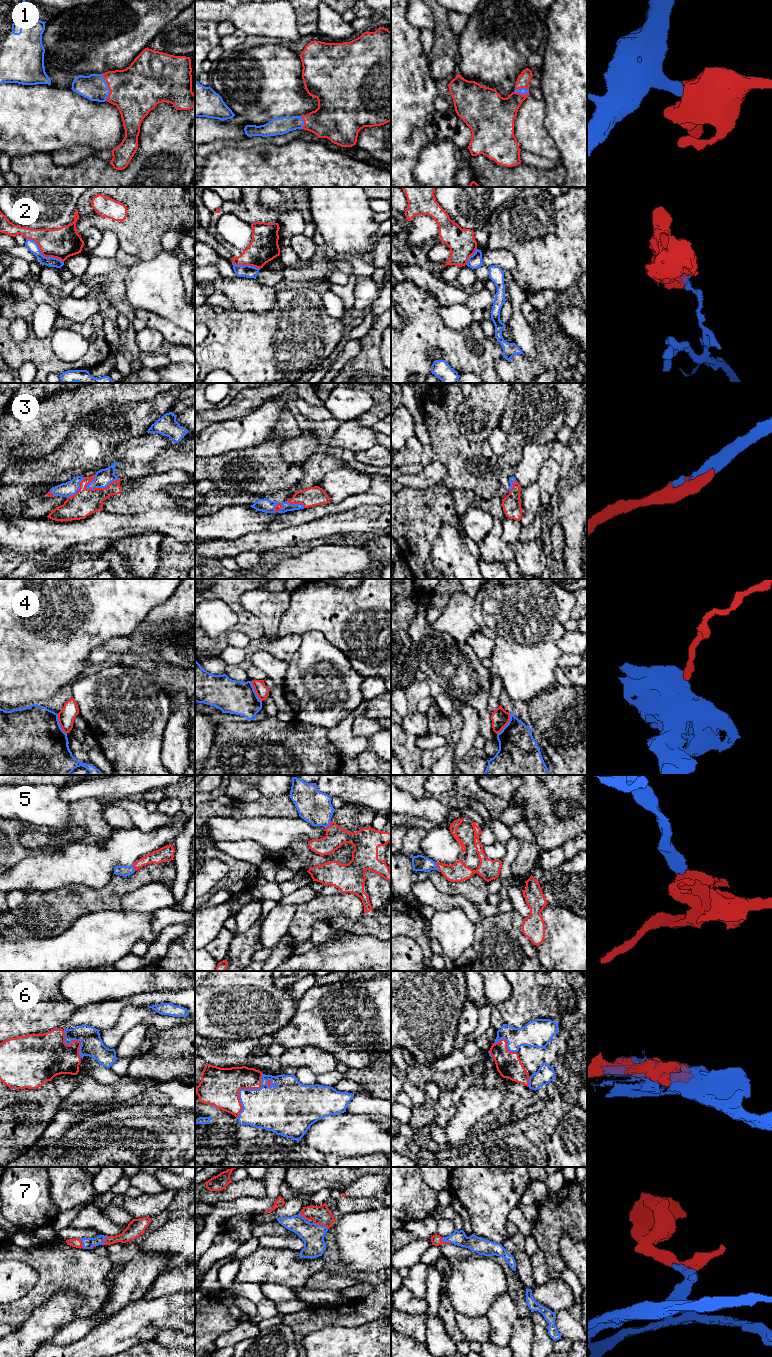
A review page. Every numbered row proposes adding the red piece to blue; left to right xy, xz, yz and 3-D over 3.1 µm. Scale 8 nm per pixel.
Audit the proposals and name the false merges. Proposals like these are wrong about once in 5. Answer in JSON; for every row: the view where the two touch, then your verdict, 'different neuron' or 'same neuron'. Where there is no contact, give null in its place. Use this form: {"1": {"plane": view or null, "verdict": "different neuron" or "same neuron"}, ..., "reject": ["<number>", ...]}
{"1": {"plane": "xy", "verdict": "same neuron"}, "2": {"plane": "xy", "verdict": "different neuron"}, "3": {"plane": "xy", "verdict": "same neuron"}, "4": {"plane": "yz", "verdict": "different neuron"}, "5": {"plane": "yz", "verdict": "same neuron"}, "6": {"plane": "xz", "verdict": "same neuron"}, "7": {"plane": "xz", "verdict": "same neuron"}, "reject": ["2", "4"]}

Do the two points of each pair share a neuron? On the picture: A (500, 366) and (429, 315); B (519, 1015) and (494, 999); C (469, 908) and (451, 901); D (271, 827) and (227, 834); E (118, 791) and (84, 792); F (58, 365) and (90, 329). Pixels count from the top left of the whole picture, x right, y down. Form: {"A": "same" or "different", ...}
{"A": "different", "B": "different", "C": "same", "D": "same", "E": "same", "F": "same"}

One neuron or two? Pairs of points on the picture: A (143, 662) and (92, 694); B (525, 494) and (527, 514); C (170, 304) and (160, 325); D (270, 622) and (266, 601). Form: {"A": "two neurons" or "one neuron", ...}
{"A": "two neurons", "B": "one neuron", "C": "two neurons", "D": "one neuron"}

